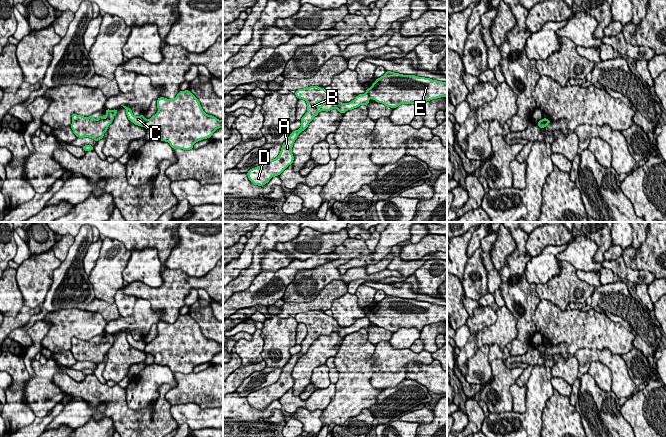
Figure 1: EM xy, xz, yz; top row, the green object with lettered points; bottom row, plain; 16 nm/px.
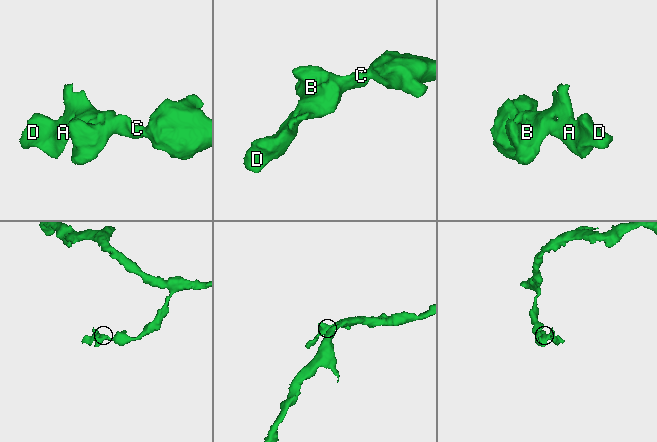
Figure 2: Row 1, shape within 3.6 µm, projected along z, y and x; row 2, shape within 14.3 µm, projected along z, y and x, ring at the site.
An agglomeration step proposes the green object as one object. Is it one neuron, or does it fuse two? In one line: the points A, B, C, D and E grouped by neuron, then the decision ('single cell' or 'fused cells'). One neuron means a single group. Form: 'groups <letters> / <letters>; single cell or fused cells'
groups A B C D / E; fused cells

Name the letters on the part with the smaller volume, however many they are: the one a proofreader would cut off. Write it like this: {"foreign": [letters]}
{"foreign": ["A", "B", "C", "D"]}

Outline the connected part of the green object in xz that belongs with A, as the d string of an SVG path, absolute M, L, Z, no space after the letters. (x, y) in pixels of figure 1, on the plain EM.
M318 310L298 313L294 318L298 323L305 324L308 330L307 336L300 344L301 351L290 358L288 363L282 368L281 375L275 383L255 392L251 392L247 396L249 404L254 409L265 409L272 401L279 400L293 387L294 380L292 378L292 371L295 364L320 335L329 336L336 332L340 337L344 338L346 335L357 332L360 329L368 329L370 324L370 320L364 317L356 320L355 323L349 327L341 327L332 316L328 316Z

